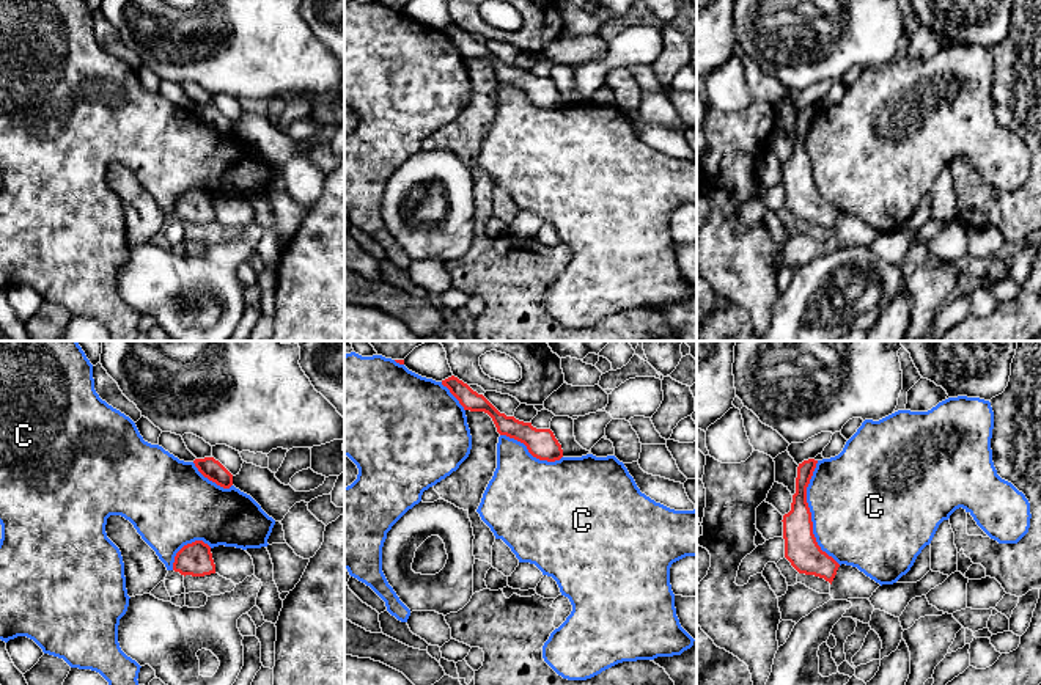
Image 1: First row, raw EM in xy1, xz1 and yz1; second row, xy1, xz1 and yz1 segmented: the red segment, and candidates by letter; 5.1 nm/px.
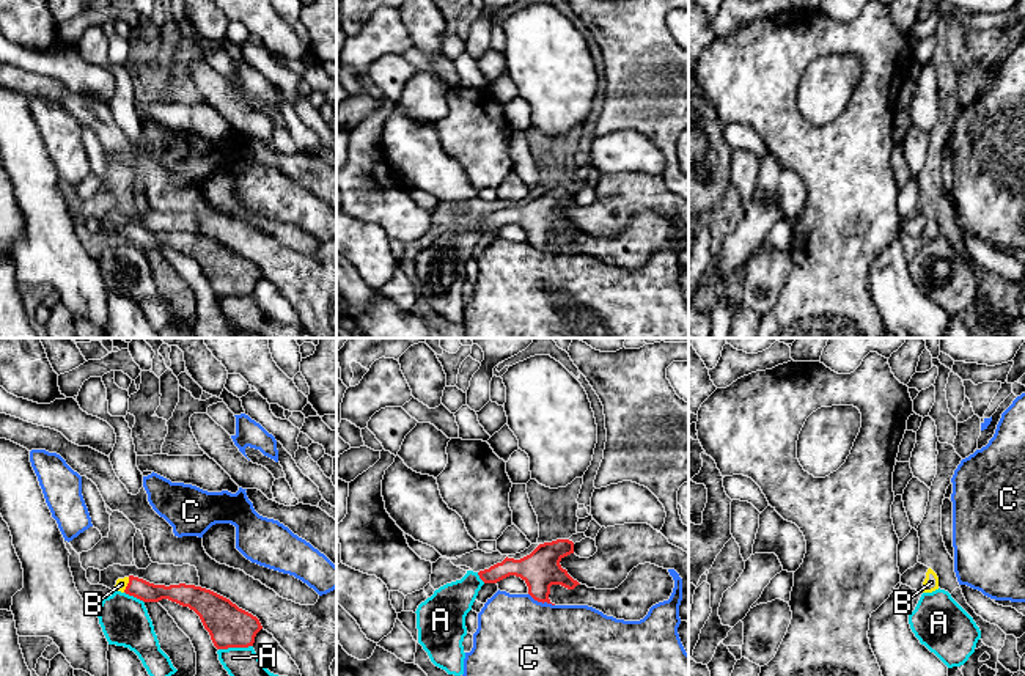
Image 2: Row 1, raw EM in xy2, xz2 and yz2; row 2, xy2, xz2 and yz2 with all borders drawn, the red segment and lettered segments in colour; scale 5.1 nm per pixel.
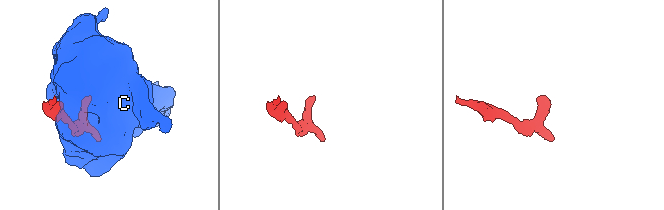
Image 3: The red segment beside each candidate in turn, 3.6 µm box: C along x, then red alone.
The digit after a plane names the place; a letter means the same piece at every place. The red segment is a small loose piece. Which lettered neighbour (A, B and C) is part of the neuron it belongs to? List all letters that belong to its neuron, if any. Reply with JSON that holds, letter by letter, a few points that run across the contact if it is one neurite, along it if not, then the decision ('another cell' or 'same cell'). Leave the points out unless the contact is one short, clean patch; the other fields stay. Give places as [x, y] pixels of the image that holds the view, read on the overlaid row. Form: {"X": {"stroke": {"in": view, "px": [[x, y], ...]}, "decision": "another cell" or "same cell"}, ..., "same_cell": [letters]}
{"A": {"decision": "another cell"}, "B": {"stroke": {"in": "xy2", "px": [[139, 588], [128, 585], [121, 584]]}, "decision": "same cell"}, "C": {"decision": "another cell"}, "same_cell": ["B"]}

